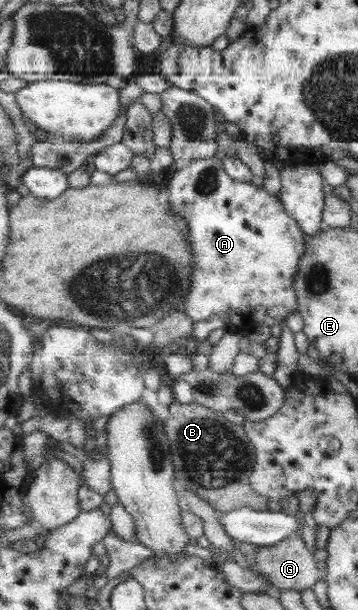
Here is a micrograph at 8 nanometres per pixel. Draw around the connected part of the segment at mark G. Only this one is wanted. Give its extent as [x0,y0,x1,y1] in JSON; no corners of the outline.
[253,535,321,591]

